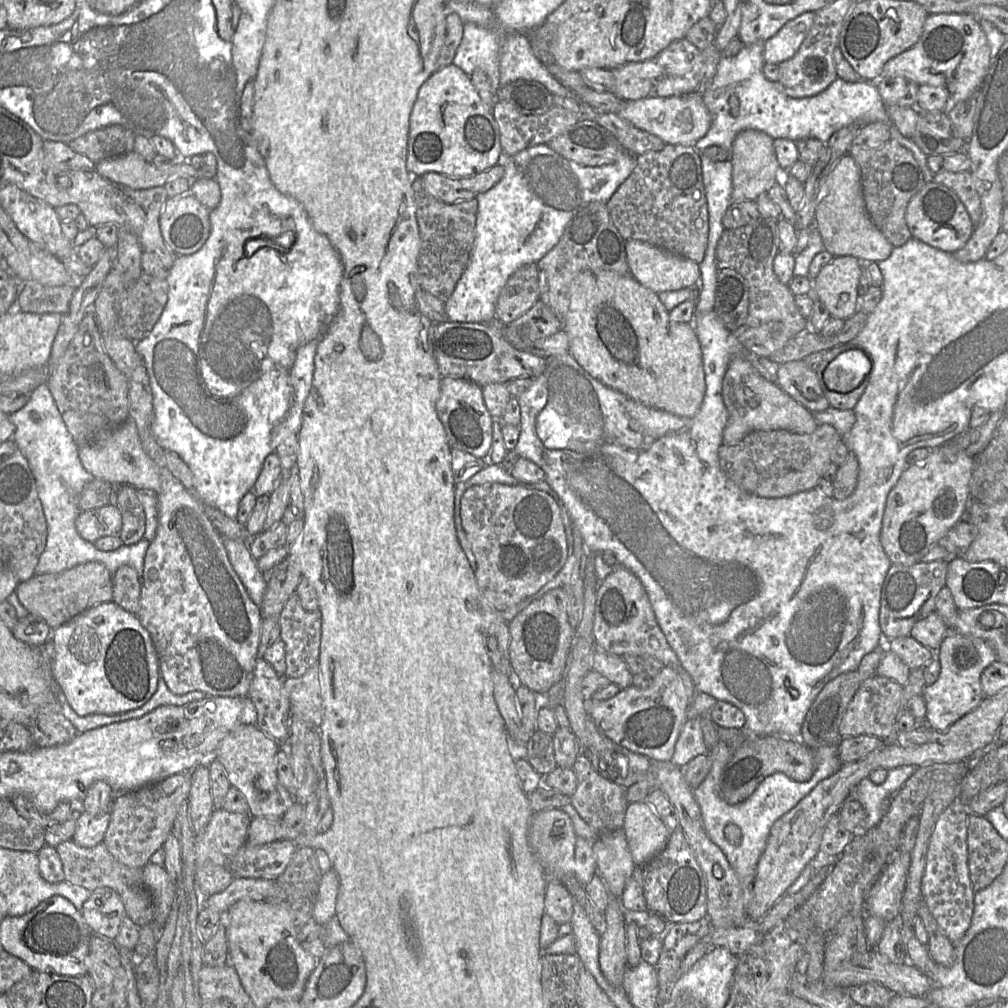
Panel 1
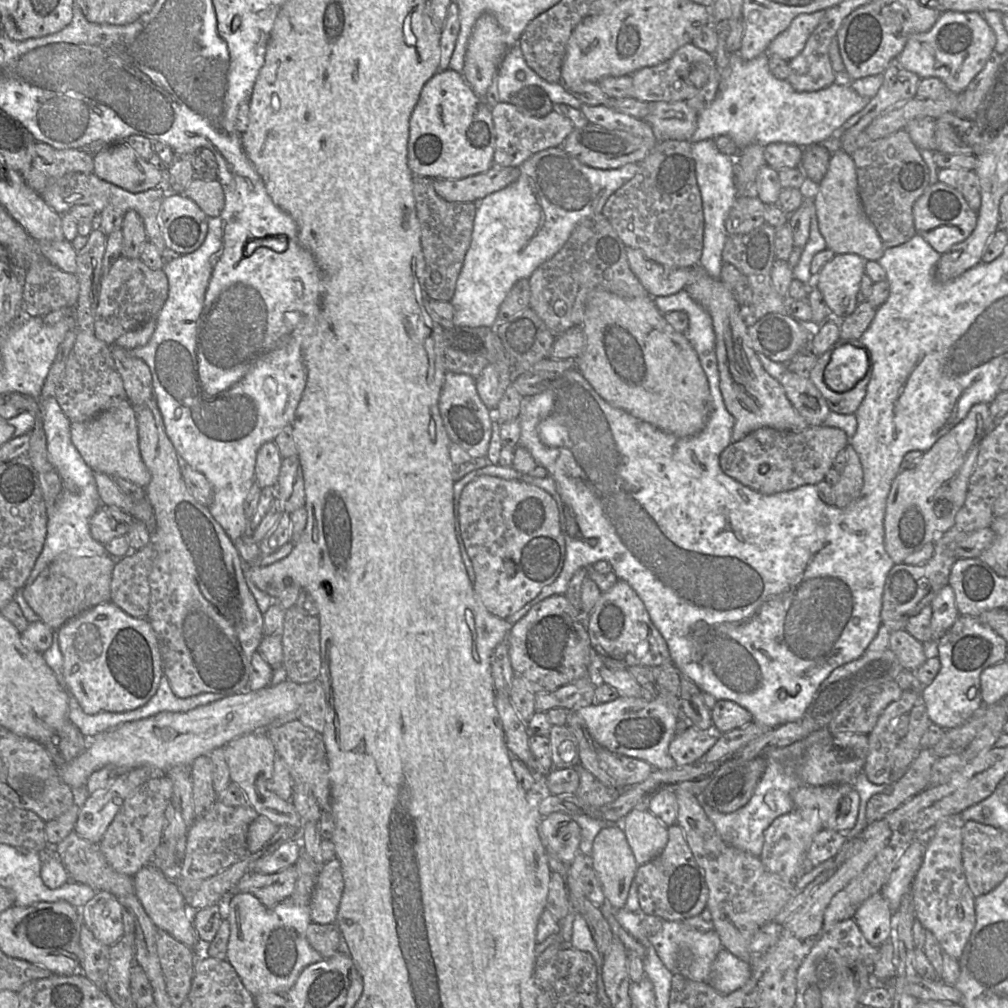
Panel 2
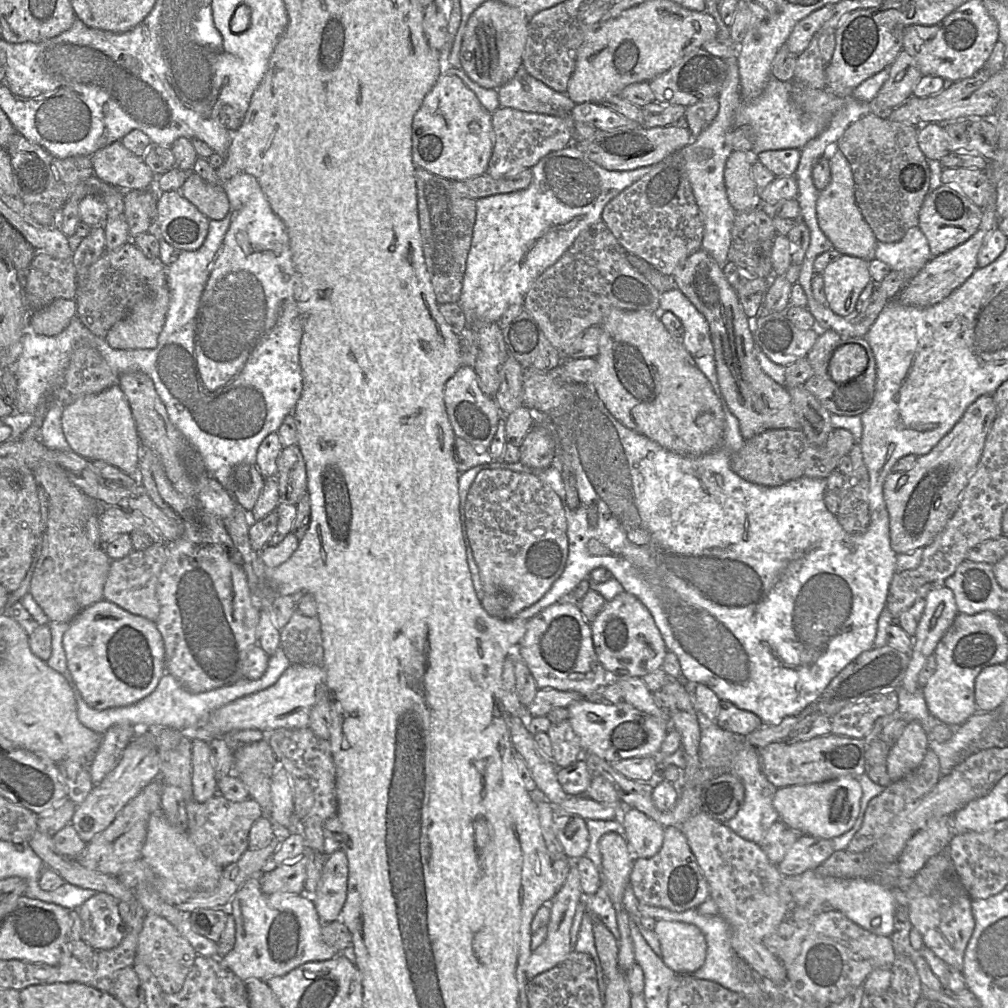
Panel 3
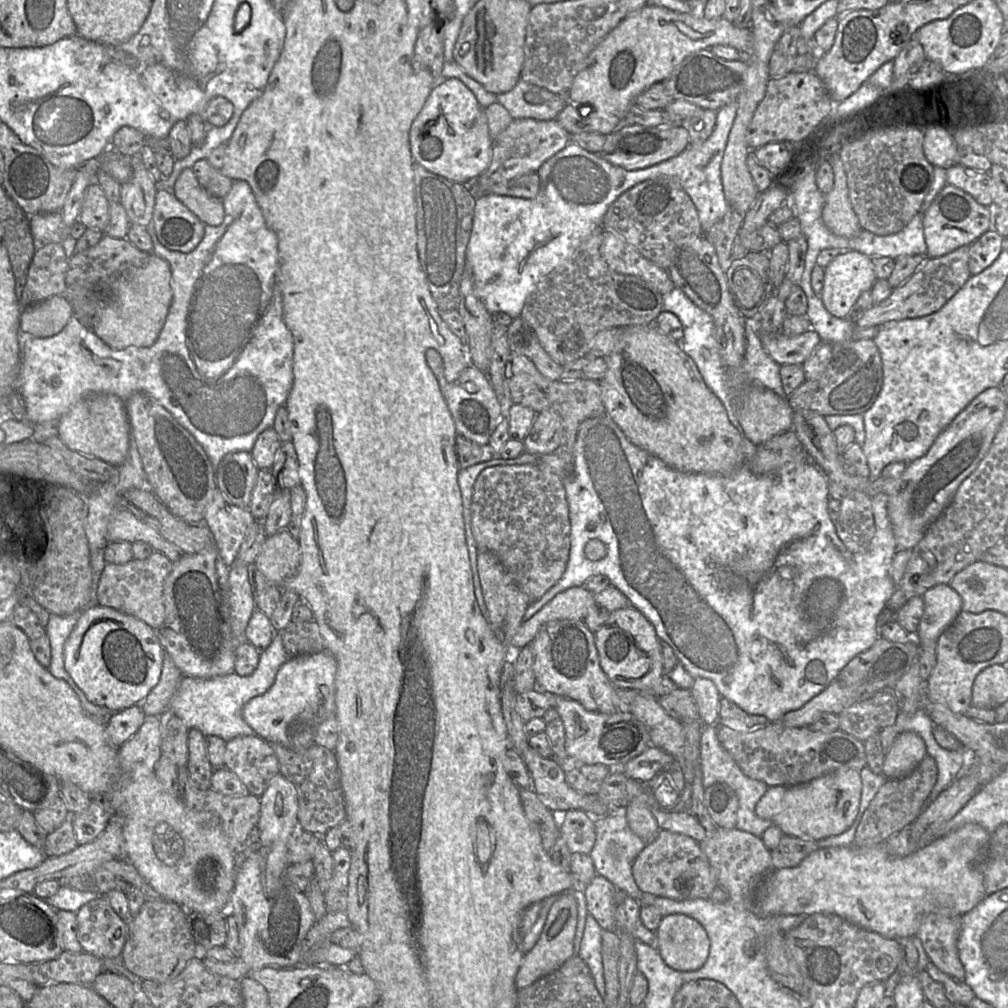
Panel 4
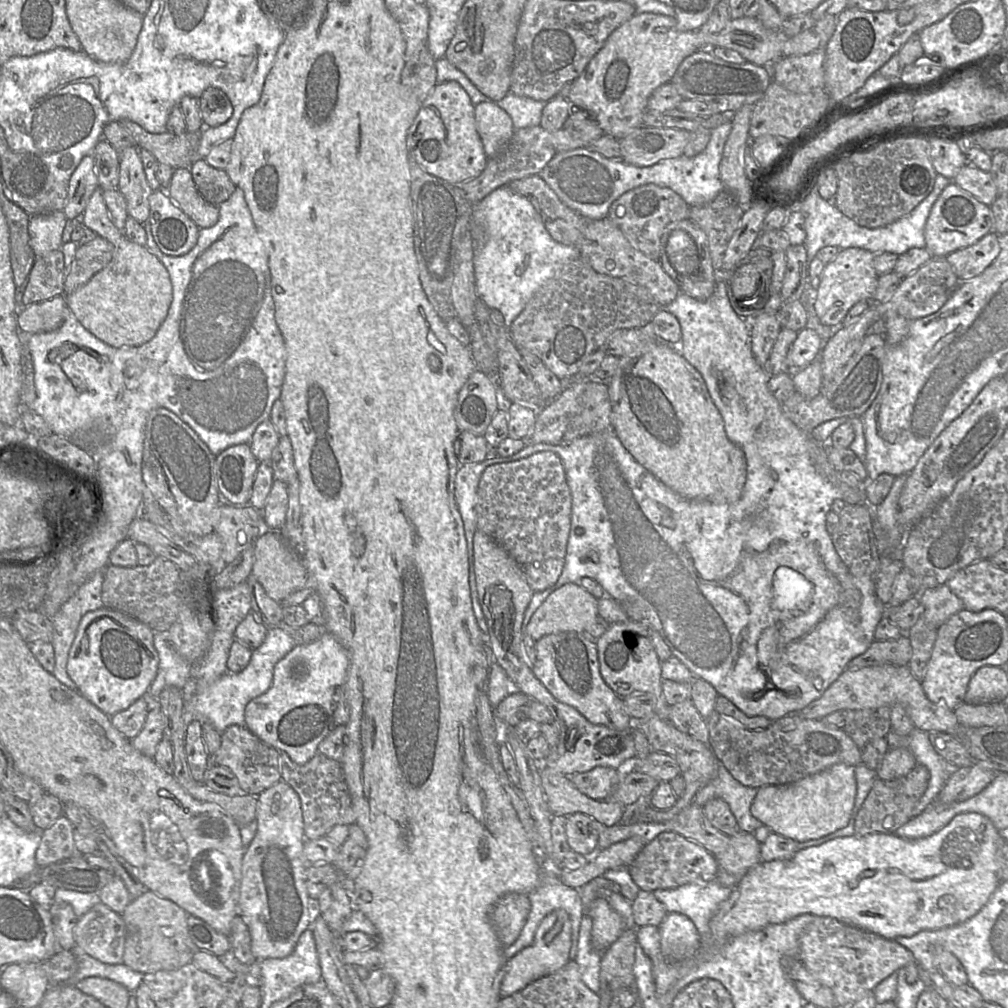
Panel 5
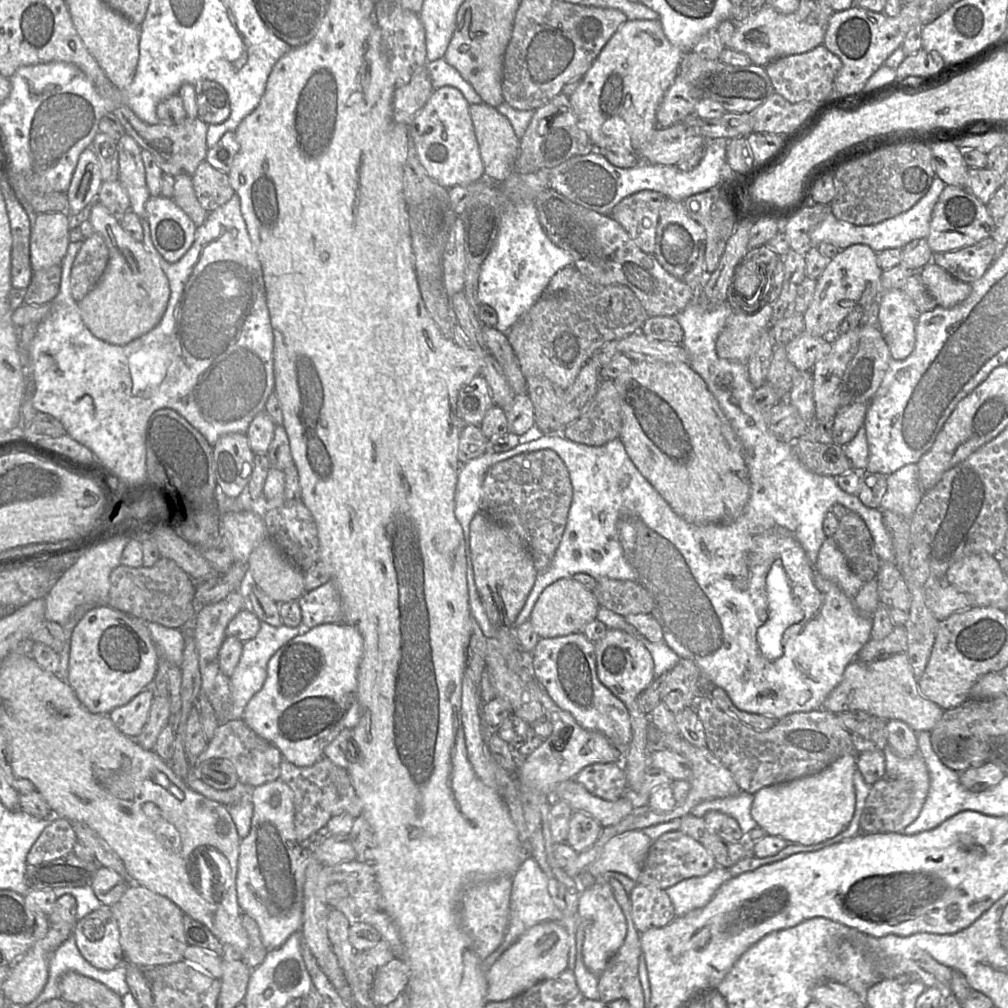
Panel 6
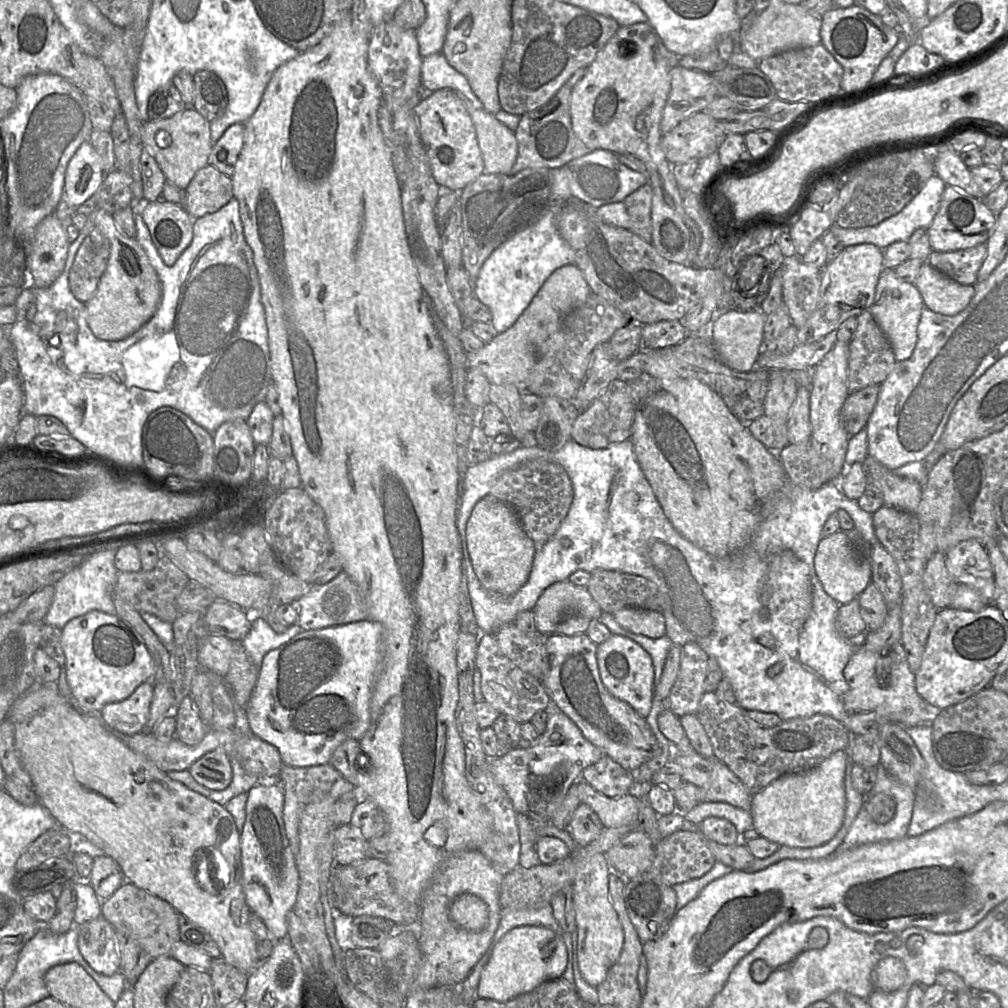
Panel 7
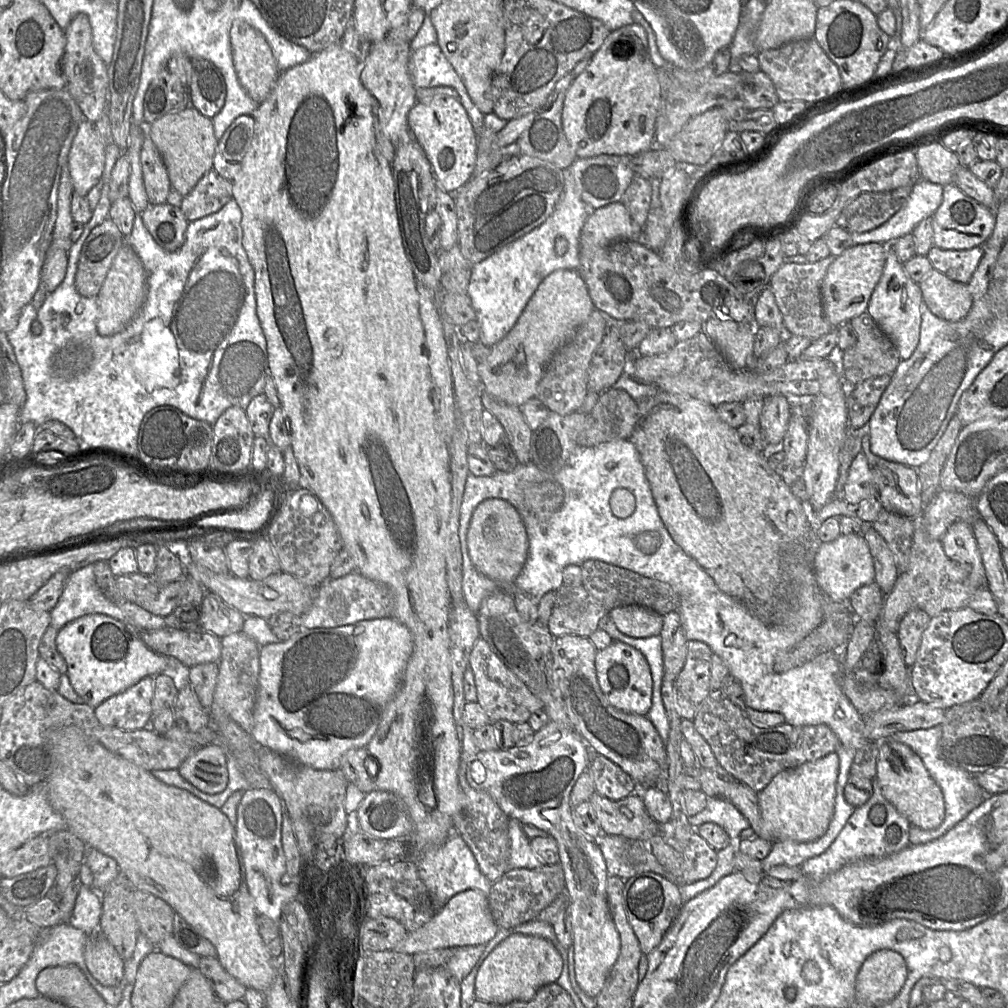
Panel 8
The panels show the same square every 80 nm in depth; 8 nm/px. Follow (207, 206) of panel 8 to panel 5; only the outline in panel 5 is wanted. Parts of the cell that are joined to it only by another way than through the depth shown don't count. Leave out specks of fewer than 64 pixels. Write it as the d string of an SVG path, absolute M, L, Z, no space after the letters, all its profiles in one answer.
M205 158L197 159L190 171L201 196L213 205L226 201L237 187L225 170L212 167Z

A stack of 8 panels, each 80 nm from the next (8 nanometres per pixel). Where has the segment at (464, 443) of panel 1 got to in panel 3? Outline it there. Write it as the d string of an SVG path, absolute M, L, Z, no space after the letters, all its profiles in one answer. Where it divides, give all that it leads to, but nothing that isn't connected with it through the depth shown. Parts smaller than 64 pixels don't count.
M462 365L446 382L444 403L455 436L463 438L480 451L488 451L503 415L496 404L495 397L487 396L480 389L474 367Z

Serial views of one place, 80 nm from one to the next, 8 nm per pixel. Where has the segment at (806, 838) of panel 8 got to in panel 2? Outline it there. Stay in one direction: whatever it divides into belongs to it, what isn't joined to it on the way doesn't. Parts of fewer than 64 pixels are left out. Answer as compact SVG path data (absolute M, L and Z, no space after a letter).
M802 784L791 794L794 808L816 808L823 829L848 832L856 823L860 797L854 784Z

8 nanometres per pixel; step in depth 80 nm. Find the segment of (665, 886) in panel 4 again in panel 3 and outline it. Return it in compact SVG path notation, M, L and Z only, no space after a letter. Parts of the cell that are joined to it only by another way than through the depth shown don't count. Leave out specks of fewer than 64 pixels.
M674 826L664 828L663 843L655 855L650 858L637 858L634 860L629 886L639 903L662 907L675 912L697 908L710 897L708 882L688 845L685 835L681 832L680 827Z

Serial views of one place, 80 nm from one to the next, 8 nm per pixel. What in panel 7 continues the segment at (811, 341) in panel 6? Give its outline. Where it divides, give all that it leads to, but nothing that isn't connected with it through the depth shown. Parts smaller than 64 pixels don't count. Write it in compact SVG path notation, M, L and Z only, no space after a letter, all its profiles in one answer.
M836 332L829 333L816 342L796 345L786 355L760 354L758 358L759 370L801 370L813 369L832 349L836 339Z

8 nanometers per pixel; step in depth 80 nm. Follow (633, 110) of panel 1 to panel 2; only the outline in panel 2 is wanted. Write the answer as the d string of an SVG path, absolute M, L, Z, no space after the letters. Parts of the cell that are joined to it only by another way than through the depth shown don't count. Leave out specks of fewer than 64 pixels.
M686 101L649 102L649 113L645 121L652 127L657 139L689 141L698 125L698 113L689 107Z

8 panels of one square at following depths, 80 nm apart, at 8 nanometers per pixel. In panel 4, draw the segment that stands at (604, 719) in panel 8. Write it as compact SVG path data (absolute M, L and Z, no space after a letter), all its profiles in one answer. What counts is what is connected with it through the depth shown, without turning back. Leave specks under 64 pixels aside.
M561 619L547 622L540 627L530 645L534 655L533 672L538 689L573 699L588 711L604 714L613 714L617 711L613 702L615 687L600 666L594 633L589 630L583 620Z

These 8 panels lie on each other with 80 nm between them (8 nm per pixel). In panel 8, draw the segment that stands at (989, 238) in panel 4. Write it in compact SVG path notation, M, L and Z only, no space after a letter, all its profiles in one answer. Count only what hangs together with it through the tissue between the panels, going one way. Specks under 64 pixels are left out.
M932 246L927 254L934 269L961 284L968 284L982 257L983 246L966 250L947 250Z

